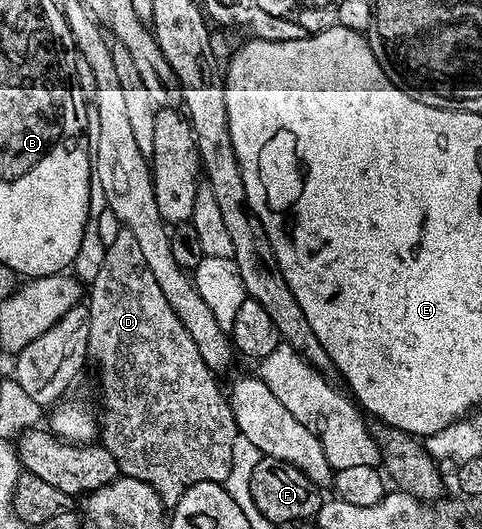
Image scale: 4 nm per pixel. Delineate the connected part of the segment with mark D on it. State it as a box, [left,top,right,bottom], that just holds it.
[87,231,237,506]

